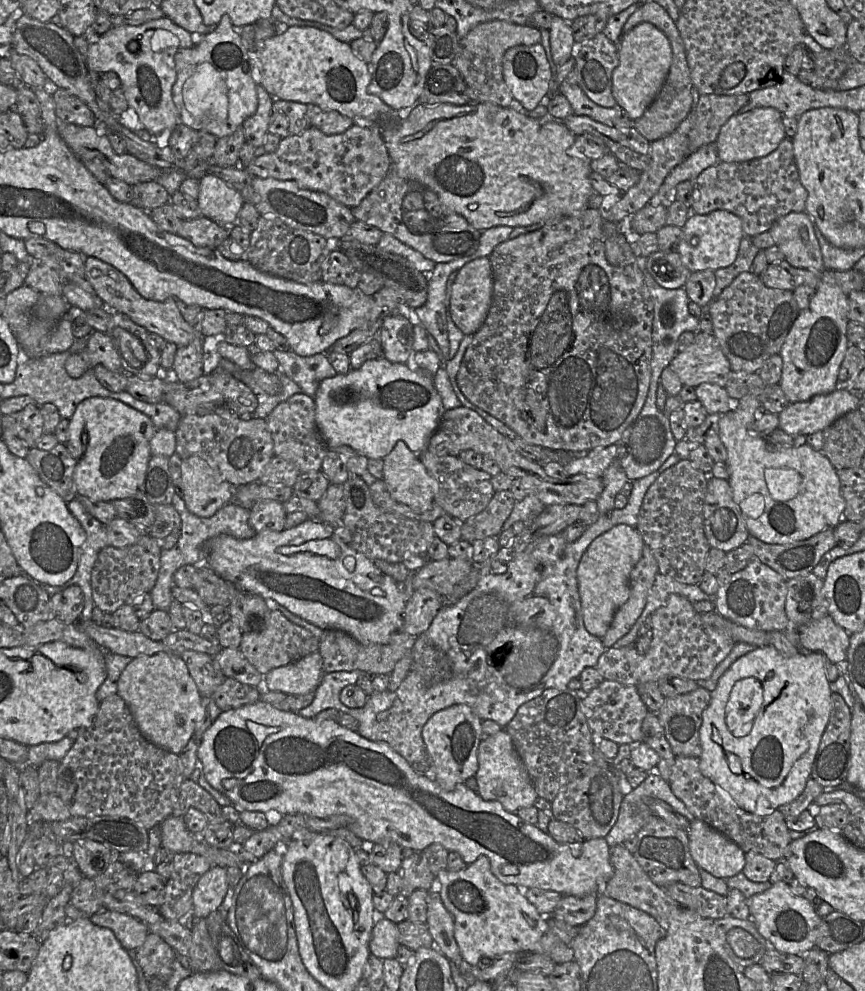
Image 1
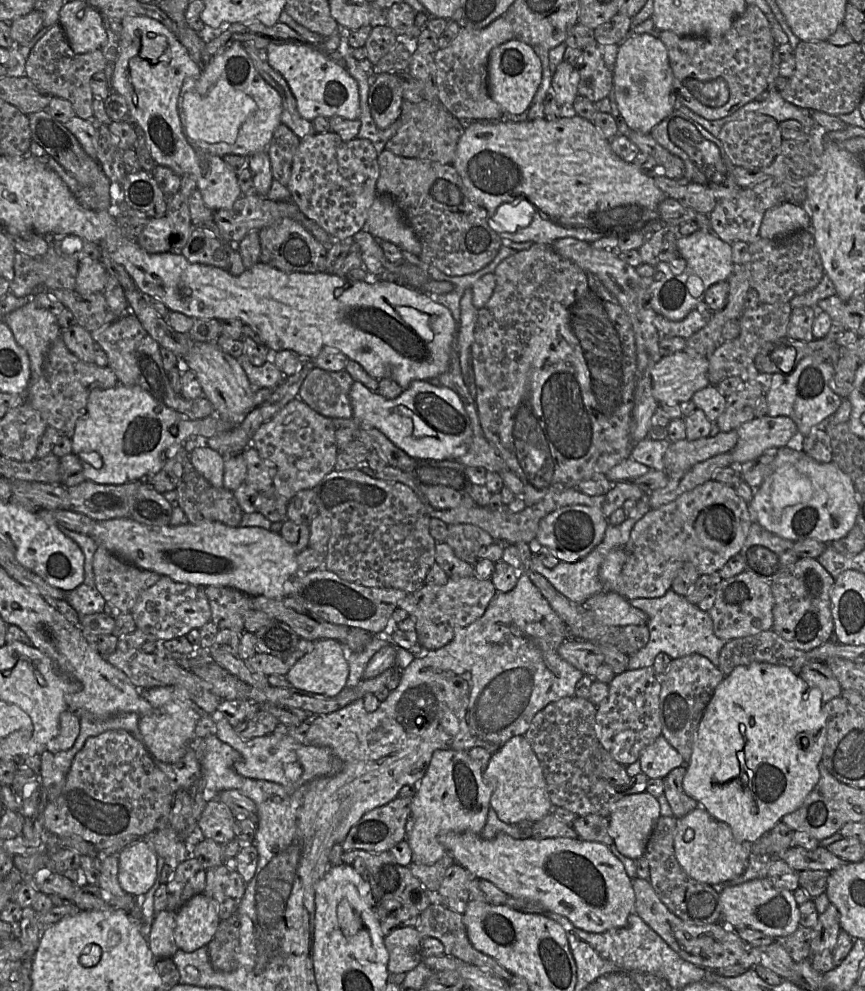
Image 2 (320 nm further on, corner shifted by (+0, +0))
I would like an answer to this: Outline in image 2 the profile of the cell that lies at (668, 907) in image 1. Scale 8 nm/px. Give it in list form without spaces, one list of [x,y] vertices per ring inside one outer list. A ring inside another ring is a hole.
[[[636,877],[632,880],[632,887],[635,894],[634,913],[682,959],[713,972],[738,964],[745,951],[745,942],[733,932],[735,928],[731,924],[723,920],[708,925],[689,924],[673,914],[661,902],[649,880]]]

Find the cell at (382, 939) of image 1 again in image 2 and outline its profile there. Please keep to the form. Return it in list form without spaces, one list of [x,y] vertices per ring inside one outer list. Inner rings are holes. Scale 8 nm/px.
[[[396,927],[390,934],[384,937],[384,945],[389,954],[389,973],[407,973],[422,961],[421,935],[415,927]]]

